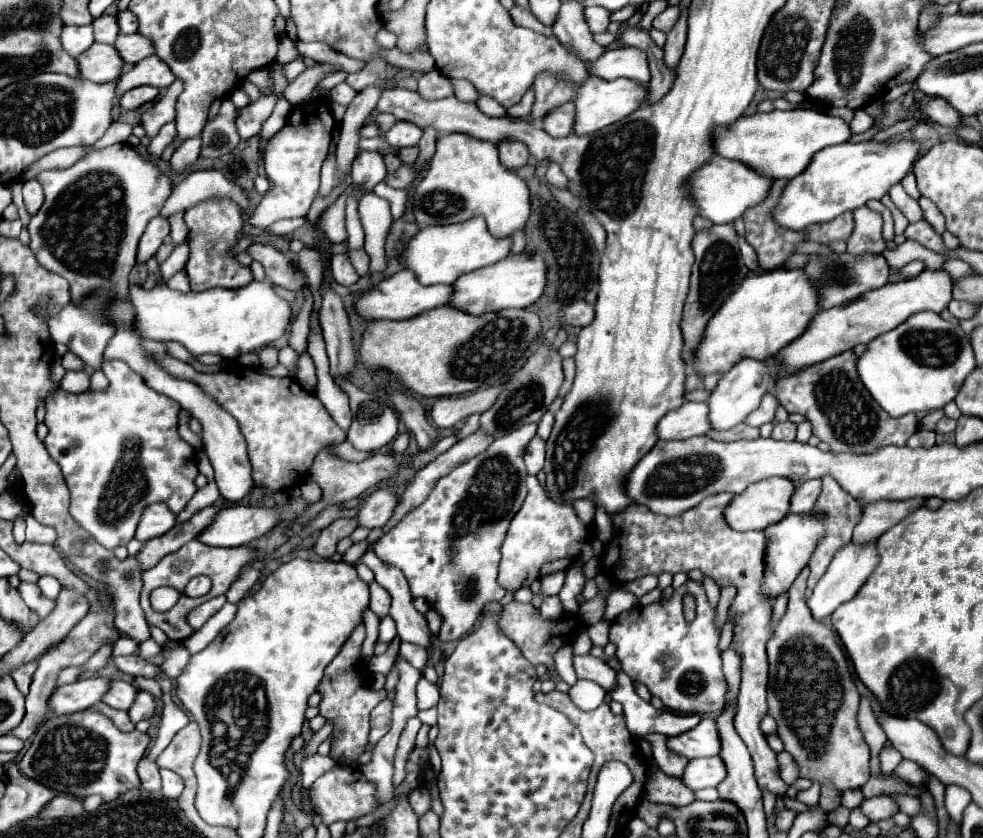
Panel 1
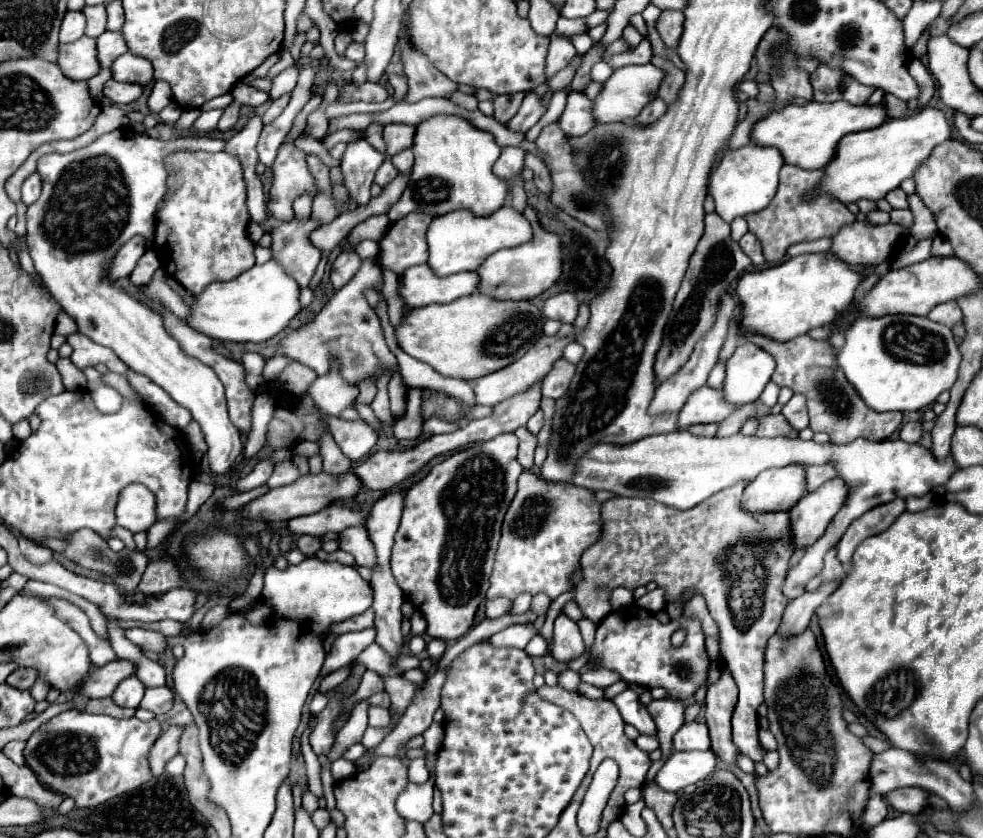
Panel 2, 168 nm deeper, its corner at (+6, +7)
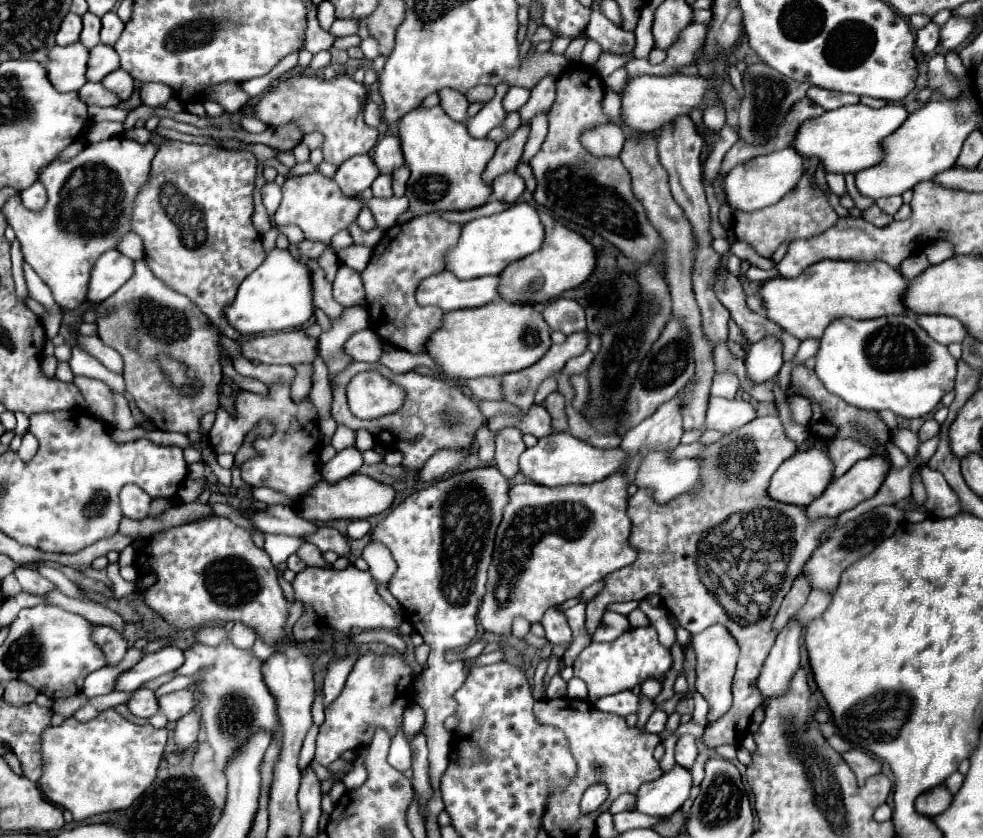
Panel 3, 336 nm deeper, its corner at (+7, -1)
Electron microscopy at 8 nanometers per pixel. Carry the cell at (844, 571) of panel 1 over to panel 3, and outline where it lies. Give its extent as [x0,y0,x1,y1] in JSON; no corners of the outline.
[758,616,802,698]

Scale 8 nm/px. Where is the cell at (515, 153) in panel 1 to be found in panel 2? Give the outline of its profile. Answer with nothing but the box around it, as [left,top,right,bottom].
[493,146,525,182]

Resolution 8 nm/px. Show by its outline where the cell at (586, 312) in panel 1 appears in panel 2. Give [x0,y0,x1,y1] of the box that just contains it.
[543,292,579,324]

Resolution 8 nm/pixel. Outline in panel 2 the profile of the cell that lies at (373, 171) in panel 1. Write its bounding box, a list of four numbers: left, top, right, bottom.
[341,140,385,206]

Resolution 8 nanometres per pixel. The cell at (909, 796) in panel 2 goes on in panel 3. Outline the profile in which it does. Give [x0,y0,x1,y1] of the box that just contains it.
[916,786,952,816]

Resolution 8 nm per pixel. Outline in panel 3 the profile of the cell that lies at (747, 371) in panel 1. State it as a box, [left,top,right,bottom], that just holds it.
[746,338,782,384]

